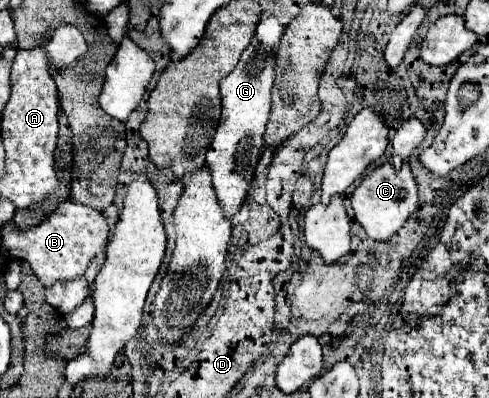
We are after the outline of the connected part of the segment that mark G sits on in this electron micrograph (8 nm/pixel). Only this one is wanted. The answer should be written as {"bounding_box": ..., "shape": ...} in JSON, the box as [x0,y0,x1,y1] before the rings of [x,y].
{"bounding_box":[205,44,277,216],"shape":[[[249,44],[235,70],[221,80],[221,98],[223,112],[213,136],[213,142],[207,150],[205,166],[213,174],[213,186],[217,190],[219,204],[223,206],[227,216],[239,212],[245,202],[247,190],[253,182],[255,166],[263,148],[263,132],[269,122],[271,112],[271,88],[275,80],[275,58],[277,50],[267,44]]]}

